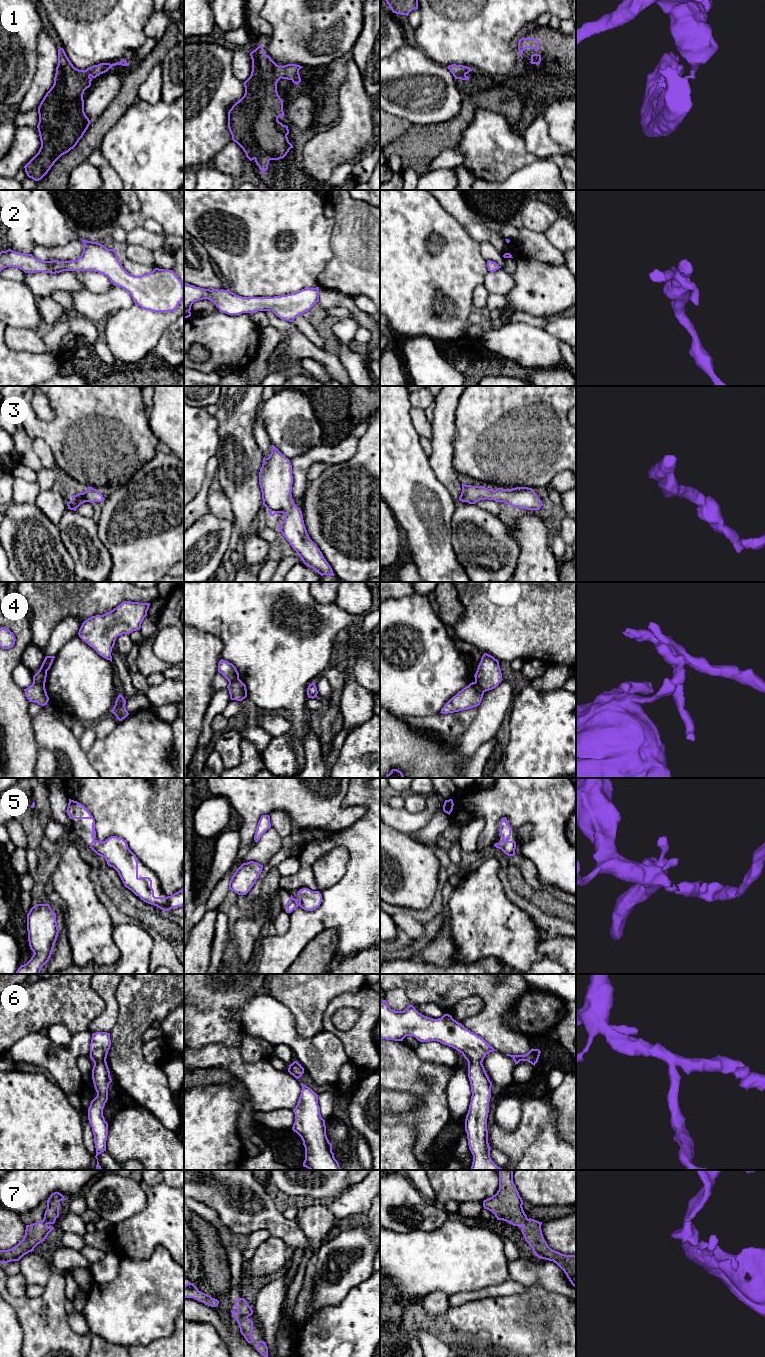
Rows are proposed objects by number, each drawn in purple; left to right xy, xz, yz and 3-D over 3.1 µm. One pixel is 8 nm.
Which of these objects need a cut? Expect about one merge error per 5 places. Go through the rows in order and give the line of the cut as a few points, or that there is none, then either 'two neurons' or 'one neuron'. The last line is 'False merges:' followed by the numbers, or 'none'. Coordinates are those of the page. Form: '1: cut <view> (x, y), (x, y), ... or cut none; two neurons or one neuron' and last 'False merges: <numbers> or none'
1: cut none; one neuron
2: cut none; one neuron
3: cut none; one neuron
4: cut xy (33, 681), (44, 686); two neurons
5: cut none; one neuron
6: cut none; one neuron
7: cut none; one neuron
False merges: 4

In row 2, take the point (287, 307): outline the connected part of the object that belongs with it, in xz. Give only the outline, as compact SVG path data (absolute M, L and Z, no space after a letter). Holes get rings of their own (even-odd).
M184 283L184 318L191 316L191 306L198 300L208 299L212 301L220 312L228 315L240 315L242 313L256 313L258 311L272 311L280 319L293 322L294 319L310 310L317 302L319 302L319 287L306 288L298 292L274 296L274 297L242 297L227 290L203 289Z

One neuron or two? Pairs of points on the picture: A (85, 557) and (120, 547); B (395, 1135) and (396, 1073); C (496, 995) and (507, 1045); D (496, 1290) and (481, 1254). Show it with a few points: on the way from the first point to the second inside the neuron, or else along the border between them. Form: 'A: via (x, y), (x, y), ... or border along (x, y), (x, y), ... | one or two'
A: border along (97, 529), (97, 535), (111, 558), (110, 571) | two
B: border along (407, 1120), (416, 1129), (412, 1147) | two
C: via (496, 1007), (496, 1033) | one
D: border along (507, 1278), (498, 1284), (491, 1284), (471, 1290) | two

